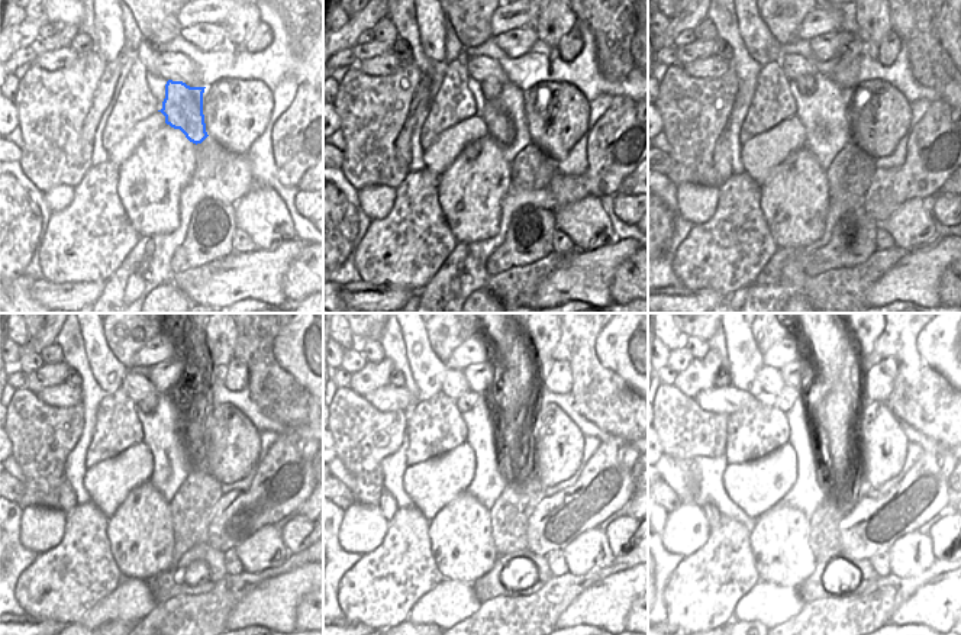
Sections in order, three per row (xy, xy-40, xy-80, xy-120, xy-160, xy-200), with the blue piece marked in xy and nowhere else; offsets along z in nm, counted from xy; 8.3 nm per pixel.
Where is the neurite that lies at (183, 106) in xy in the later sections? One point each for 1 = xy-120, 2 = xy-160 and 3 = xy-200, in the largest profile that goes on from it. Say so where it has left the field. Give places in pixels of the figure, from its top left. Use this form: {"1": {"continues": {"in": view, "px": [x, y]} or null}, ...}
{"1": {"continues": {"in": "xy-120", "px": [150, 402]}}, "2": {"continues": {"in": "xy-160", "px": [467, 400]}}, "3": {"continues": {"in": "xy-200", "px": [787, 396]}}}

